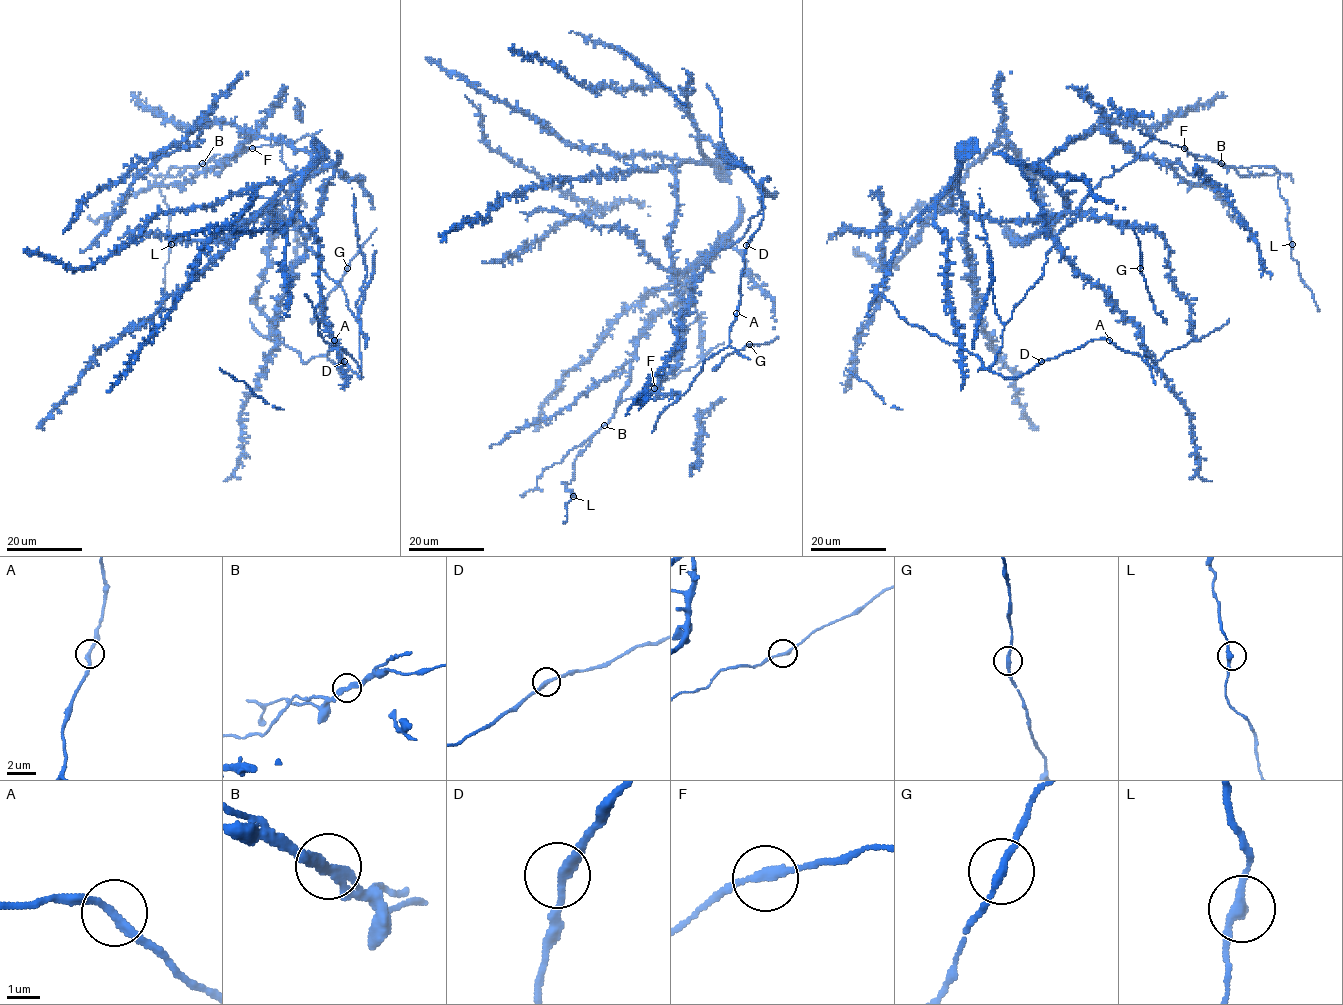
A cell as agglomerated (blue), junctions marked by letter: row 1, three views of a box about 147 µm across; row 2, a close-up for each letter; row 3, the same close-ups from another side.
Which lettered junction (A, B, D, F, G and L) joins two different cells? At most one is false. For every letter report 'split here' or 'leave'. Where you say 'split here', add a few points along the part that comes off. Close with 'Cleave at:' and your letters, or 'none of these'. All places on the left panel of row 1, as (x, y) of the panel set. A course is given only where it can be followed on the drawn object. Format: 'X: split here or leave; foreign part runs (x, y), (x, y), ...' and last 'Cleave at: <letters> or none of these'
A: leave
B: leave
D: leave
F: leave
G: leave
L: leave
Cleave at: none of these

